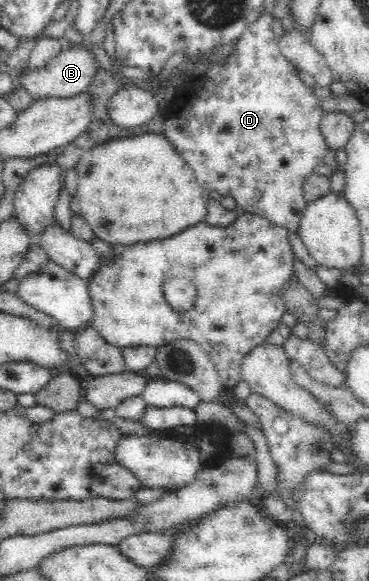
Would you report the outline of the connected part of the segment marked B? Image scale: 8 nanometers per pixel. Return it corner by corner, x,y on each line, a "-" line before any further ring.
82,46
73,47
70,50
63,50
43,68
25,70
25,74
19,76
19,87
29,92
29,96
34,101
46,100
47,98
74,98
87,91
97,70
99,70
98,64
89,50
85,50

